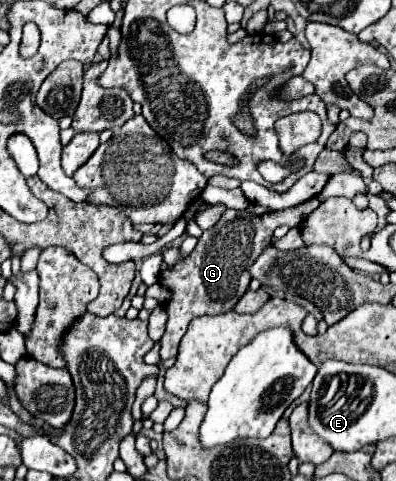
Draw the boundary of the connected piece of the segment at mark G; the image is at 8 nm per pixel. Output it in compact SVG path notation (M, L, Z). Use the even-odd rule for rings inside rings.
M225 210L221 220L205 230L195 250L173 268L167 268L159 276L159 284L171 292L165 304L169 314L165 334L161 338L161 358L173 358L179 342L187 332L189 322L201 314L225 314L233 310L239 298L249 288L249 264L267 248L273 238L273 230L279 226L279 212L253 214L249 210Z

